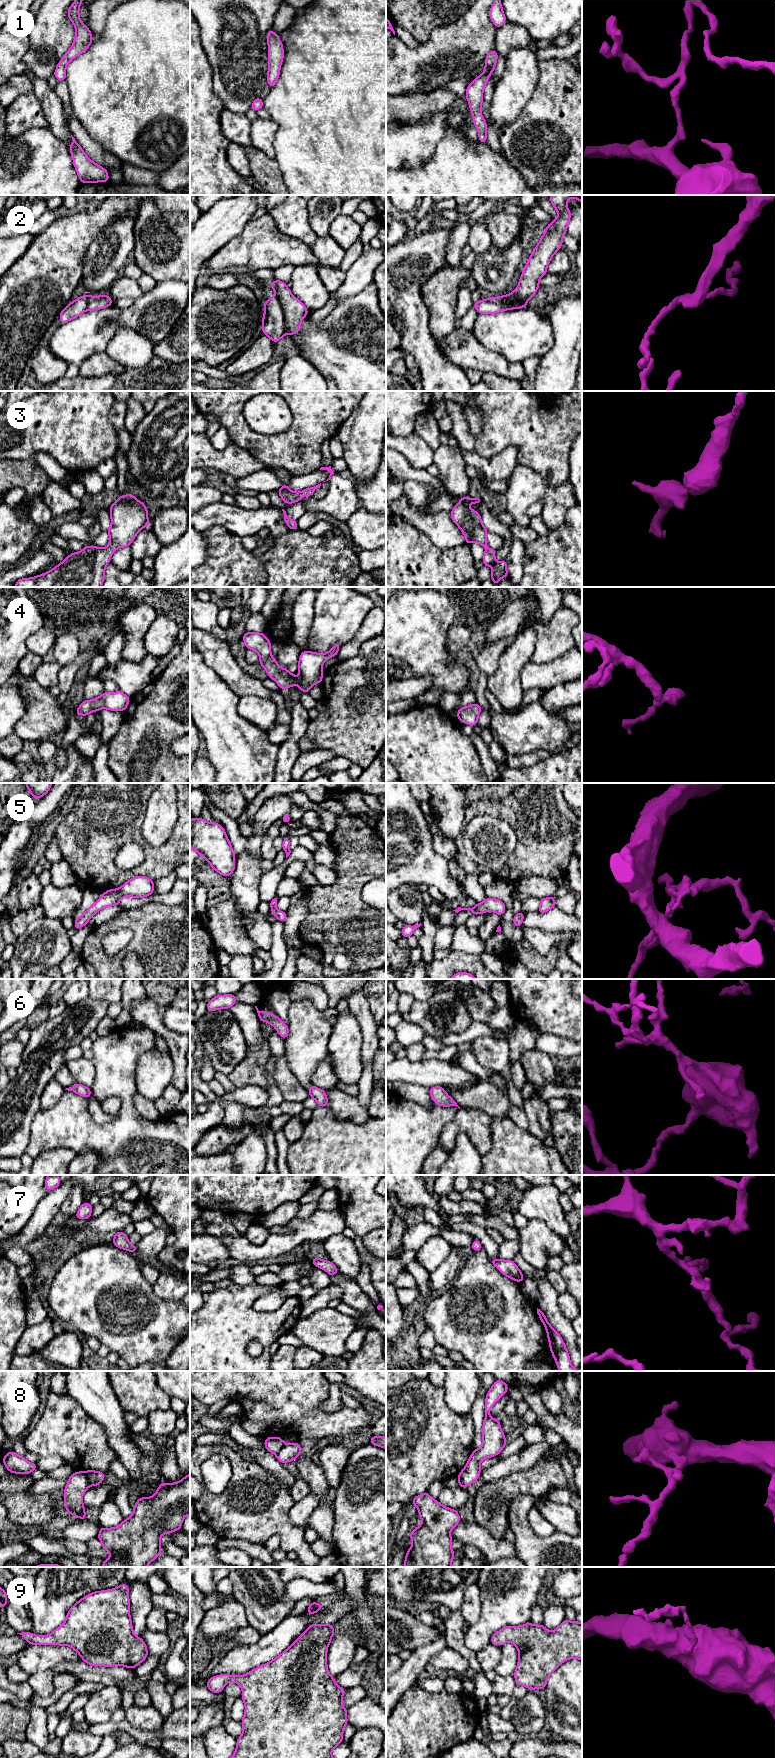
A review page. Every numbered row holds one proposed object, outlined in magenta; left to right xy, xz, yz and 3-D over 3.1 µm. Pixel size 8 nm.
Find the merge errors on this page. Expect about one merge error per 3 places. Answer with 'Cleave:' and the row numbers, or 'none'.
Cleave: 2, 8

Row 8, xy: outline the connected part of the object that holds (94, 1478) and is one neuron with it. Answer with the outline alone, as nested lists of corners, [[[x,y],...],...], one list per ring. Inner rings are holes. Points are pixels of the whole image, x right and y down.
[[[83,1470],[83,1472],[87,1476],[89,1486],[97,1486],[101,1484],[106,1476],[106,1474],[101,1471],[94,1471],[94,1470],[84,1471]]]

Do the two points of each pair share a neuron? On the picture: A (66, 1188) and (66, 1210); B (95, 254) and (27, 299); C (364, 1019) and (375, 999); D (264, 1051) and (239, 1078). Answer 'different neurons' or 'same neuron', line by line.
A: different neurons
B: different neurons
C: different neurons
D: same neuron

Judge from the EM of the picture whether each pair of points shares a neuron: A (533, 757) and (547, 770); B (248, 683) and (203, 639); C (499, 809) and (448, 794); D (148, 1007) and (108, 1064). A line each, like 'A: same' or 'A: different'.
A: different
B: same
C: different
D: different

